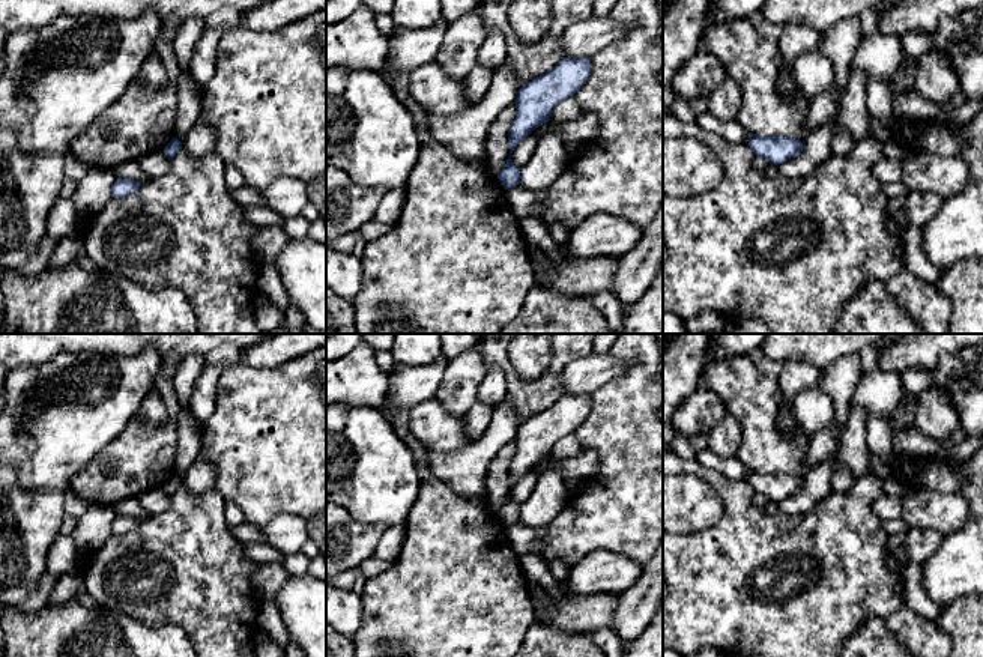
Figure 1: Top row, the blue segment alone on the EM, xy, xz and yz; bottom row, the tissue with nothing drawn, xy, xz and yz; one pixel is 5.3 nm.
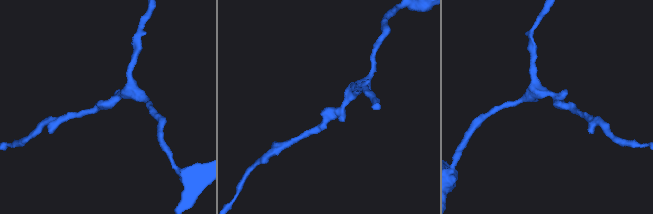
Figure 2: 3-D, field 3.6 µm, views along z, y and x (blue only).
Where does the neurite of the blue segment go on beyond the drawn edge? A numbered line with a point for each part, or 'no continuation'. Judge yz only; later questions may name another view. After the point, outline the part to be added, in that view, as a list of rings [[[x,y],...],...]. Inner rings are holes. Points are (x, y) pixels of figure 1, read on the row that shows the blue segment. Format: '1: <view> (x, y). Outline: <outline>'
no continuation

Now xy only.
no continuation

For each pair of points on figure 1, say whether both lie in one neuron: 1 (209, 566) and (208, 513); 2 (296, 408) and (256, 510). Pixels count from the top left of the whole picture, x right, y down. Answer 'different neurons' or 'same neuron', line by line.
1: same neuron
2: same neuron

